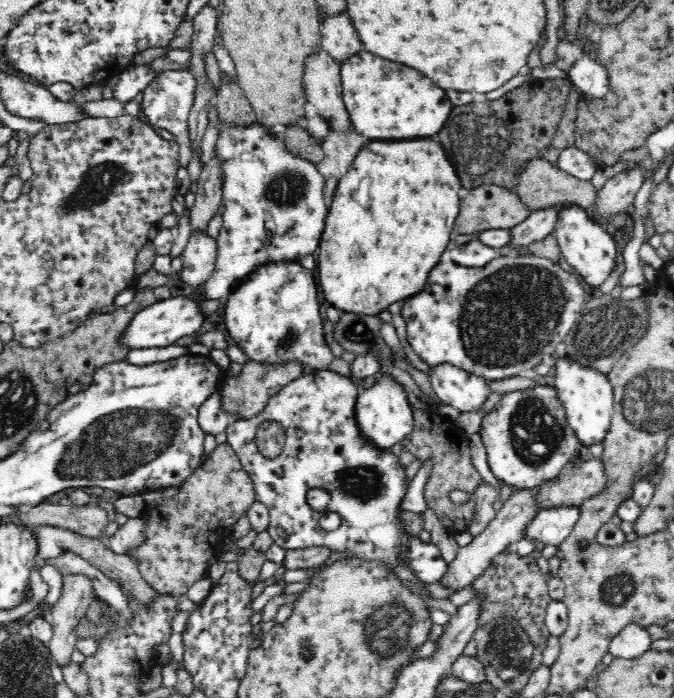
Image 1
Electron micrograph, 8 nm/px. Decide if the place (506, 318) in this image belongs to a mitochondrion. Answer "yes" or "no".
yes

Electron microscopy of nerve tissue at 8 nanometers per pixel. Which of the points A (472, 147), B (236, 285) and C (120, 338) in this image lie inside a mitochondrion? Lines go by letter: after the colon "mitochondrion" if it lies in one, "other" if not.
A: mitochondrion
B: other
C: other

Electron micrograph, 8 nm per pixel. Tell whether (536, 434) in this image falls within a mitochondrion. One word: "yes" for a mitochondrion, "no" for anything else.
yes

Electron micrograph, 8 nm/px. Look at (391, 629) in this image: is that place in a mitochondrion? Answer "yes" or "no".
yes

